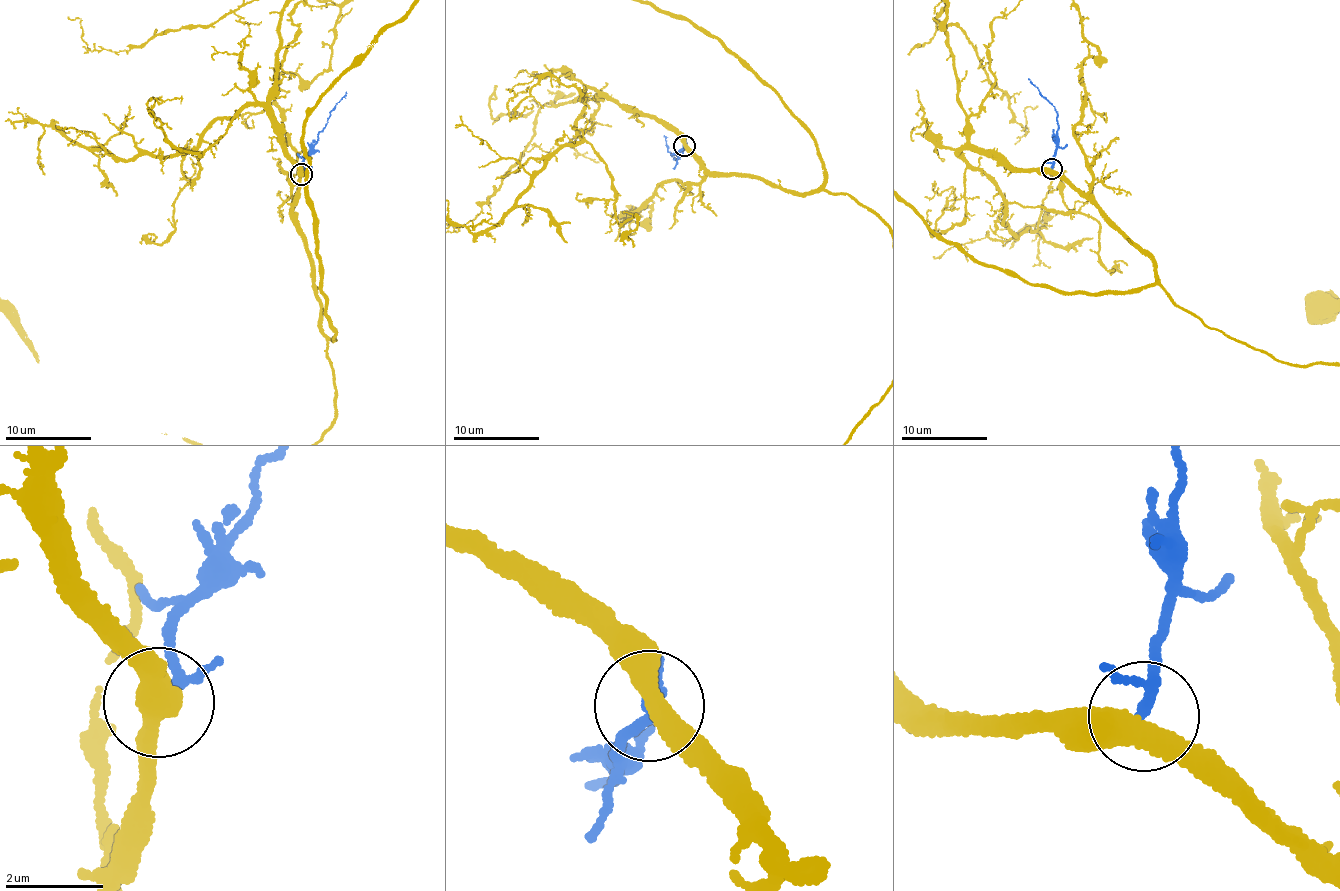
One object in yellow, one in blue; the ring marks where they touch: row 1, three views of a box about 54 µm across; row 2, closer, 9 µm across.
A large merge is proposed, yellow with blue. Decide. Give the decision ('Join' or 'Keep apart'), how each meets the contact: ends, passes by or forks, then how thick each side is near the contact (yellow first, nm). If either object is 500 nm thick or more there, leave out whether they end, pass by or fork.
Keep apart. At the ring yellow passes by. At the ring blue passes by. Thickness 420 nm (yellow) against 170 nm

